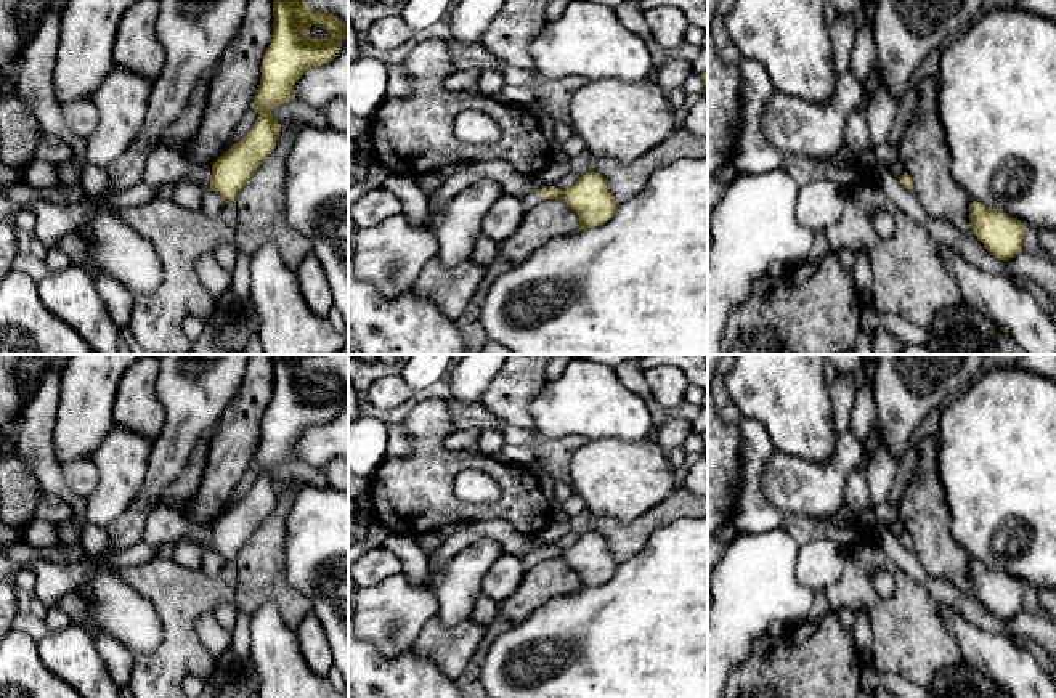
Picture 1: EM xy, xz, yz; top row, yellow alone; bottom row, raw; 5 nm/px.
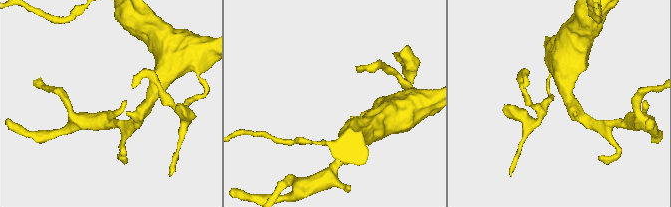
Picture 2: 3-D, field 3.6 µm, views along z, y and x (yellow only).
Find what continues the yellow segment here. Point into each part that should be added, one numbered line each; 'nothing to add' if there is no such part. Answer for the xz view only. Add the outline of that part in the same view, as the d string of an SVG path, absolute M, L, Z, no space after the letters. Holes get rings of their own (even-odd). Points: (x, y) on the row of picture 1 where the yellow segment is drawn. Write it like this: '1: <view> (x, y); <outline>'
1: xz (530, 199); M541 189L528 193L526 196L522 197L522 201L526 205L526 209L534 207L542 201Z

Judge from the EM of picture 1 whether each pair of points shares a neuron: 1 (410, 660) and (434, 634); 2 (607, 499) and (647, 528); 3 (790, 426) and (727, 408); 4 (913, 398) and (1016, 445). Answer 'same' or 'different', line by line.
1: different
2: different
3: different
4: different

